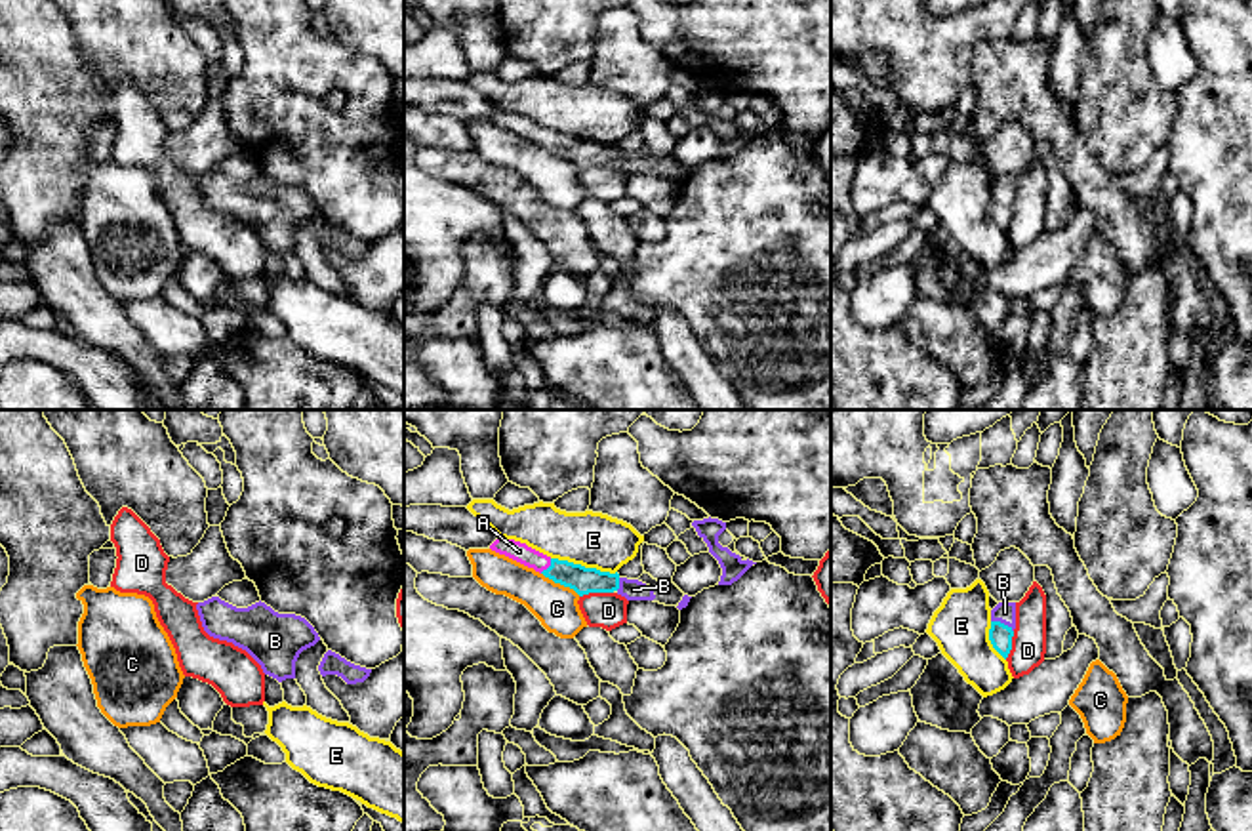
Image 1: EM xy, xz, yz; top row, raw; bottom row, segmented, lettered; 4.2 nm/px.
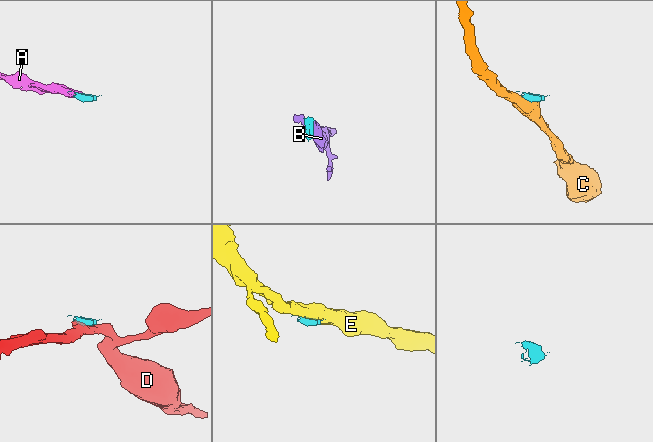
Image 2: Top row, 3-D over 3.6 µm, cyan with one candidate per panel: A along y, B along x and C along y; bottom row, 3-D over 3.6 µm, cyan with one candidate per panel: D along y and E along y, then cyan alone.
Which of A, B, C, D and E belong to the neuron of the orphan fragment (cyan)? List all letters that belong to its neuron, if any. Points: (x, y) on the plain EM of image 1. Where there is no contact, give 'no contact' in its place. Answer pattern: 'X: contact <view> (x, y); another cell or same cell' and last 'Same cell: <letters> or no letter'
A: contact xz (549, 140); same cell
B: contact yz (1003, 197); same cell
C: contact xz (561, 157); another cell
D: contact xz (595, 164); another cell
E: contact xz (584, 140); another cell
Same cell: A, B

